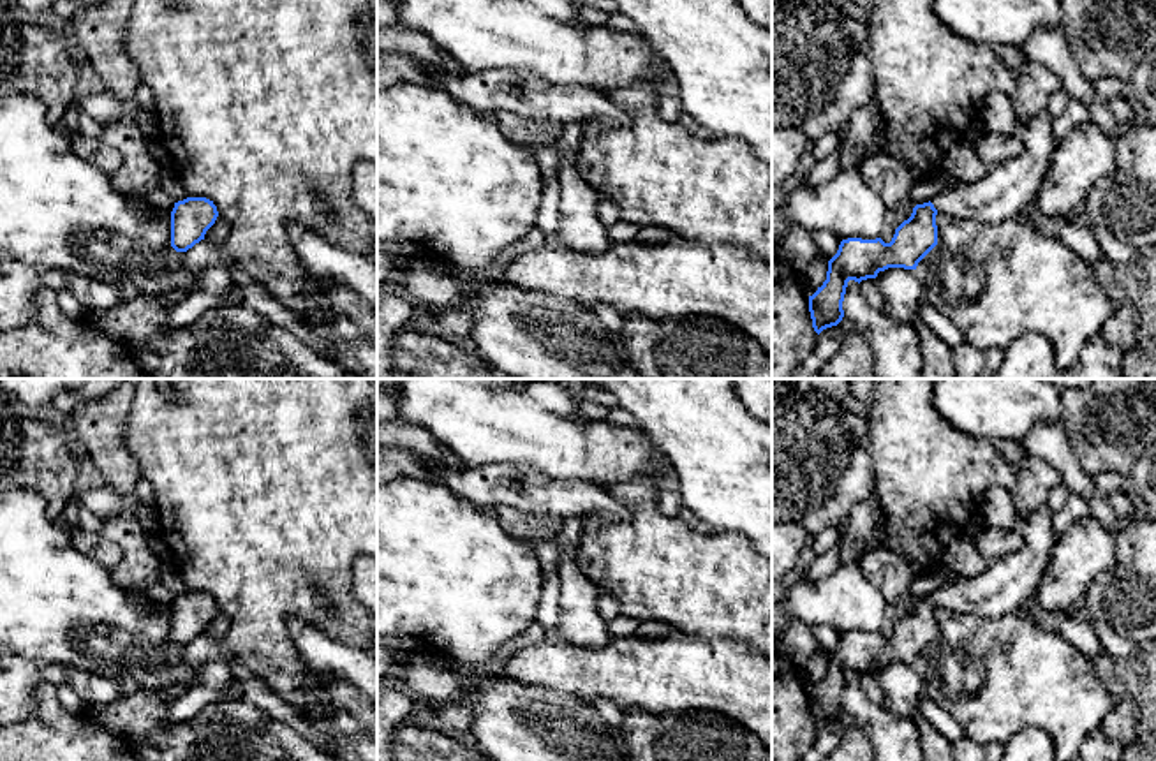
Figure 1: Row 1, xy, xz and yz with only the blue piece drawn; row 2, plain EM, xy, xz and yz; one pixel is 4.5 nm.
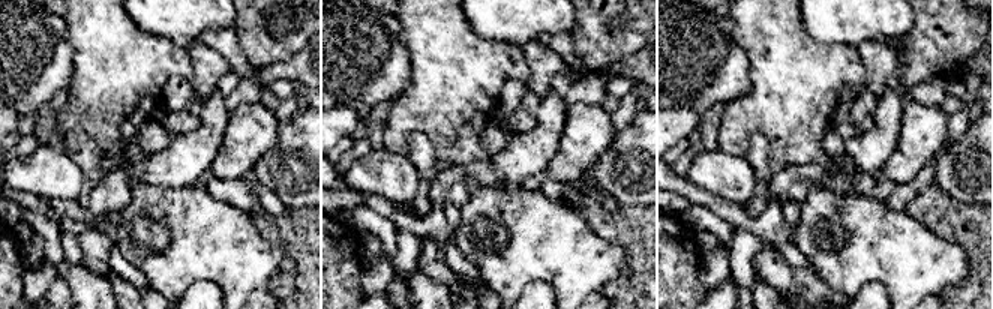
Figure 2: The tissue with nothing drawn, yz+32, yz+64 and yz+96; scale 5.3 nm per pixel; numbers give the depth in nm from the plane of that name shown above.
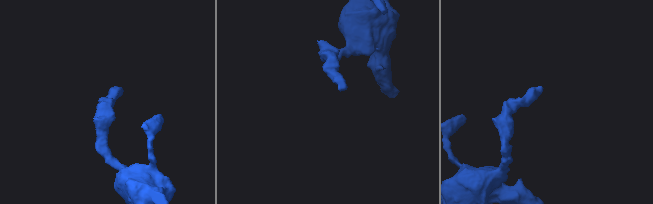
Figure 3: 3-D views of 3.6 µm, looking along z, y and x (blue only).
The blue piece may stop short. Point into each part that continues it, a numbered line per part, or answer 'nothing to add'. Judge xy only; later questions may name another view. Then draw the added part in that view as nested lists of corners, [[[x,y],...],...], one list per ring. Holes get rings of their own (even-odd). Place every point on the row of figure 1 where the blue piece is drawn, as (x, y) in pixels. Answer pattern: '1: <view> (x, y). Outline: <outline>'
nothing to add

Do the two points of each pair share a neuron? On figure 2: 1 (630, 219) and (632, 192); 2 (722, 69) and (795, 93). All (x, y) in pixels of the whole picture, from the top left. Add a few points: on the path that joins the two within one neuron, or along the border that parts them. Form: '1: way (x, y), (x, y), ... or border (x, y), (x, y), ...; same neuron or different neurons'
1: border (618, 203), (641, 206); different neurons
2: border (738, 45), (749, 63), (749, 89), (725, 104); different neurons

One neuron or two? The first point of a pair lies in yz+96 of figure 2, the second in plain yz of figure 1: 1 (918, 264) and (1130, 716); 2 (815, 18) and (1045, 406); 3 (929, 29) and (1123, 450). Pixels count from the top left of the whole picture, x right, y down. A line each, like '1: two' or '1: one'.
1: two
2: one
3: one

